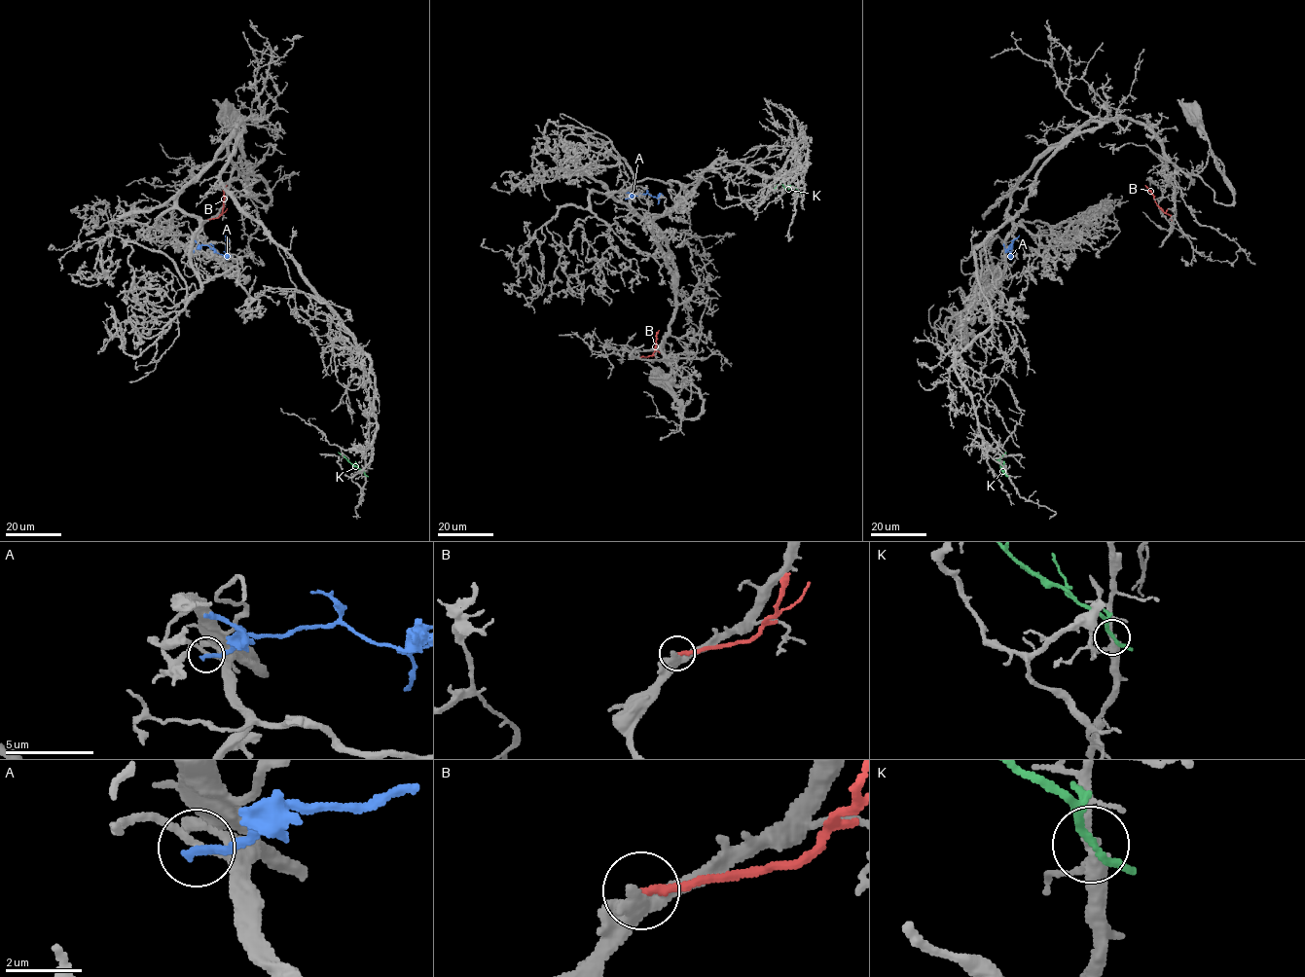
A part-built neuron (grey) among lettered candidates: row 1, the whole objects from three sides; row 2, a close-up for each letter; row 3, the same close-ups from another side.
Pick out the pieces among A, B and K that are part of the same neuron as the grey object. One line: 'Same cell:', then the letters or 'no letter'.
Same cell: no letter

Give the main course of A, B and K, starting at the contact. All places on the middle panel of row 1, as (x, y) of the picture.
A: (626, 199), (645, 194), (659, 196), (657, 204)
B: (638, 357), (652, 354), (659, 330)
K: (797, 191), (794, 186), (781, 184), (771, 191)

